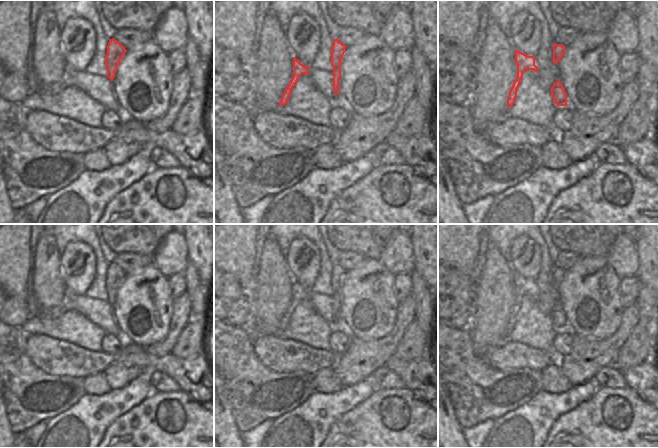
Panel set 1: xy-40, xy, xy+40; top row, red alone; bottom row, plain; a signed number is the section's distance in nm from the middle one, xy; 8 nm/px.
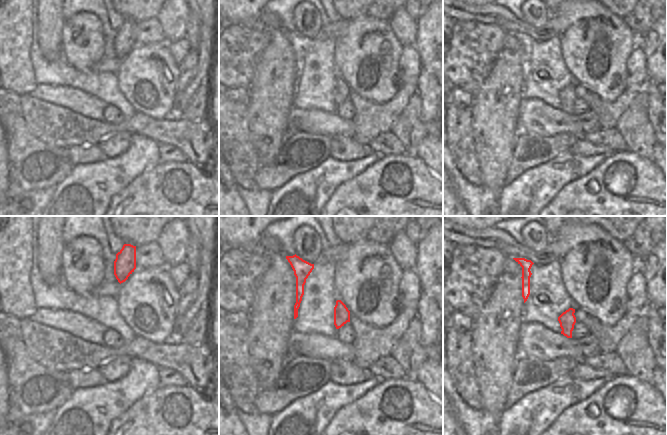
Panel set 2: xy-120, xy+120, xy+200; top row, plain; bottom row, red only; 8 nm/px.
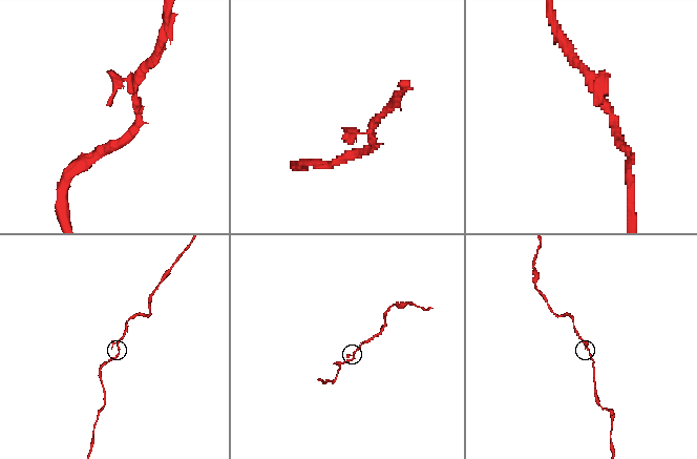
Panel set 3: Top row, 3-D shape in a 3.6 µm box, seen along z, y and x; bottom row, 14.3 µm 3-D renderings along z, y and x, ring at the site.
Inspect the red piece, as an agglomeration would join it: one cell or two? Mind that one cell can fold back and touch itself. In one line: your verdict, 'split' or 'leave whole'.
leave whole

